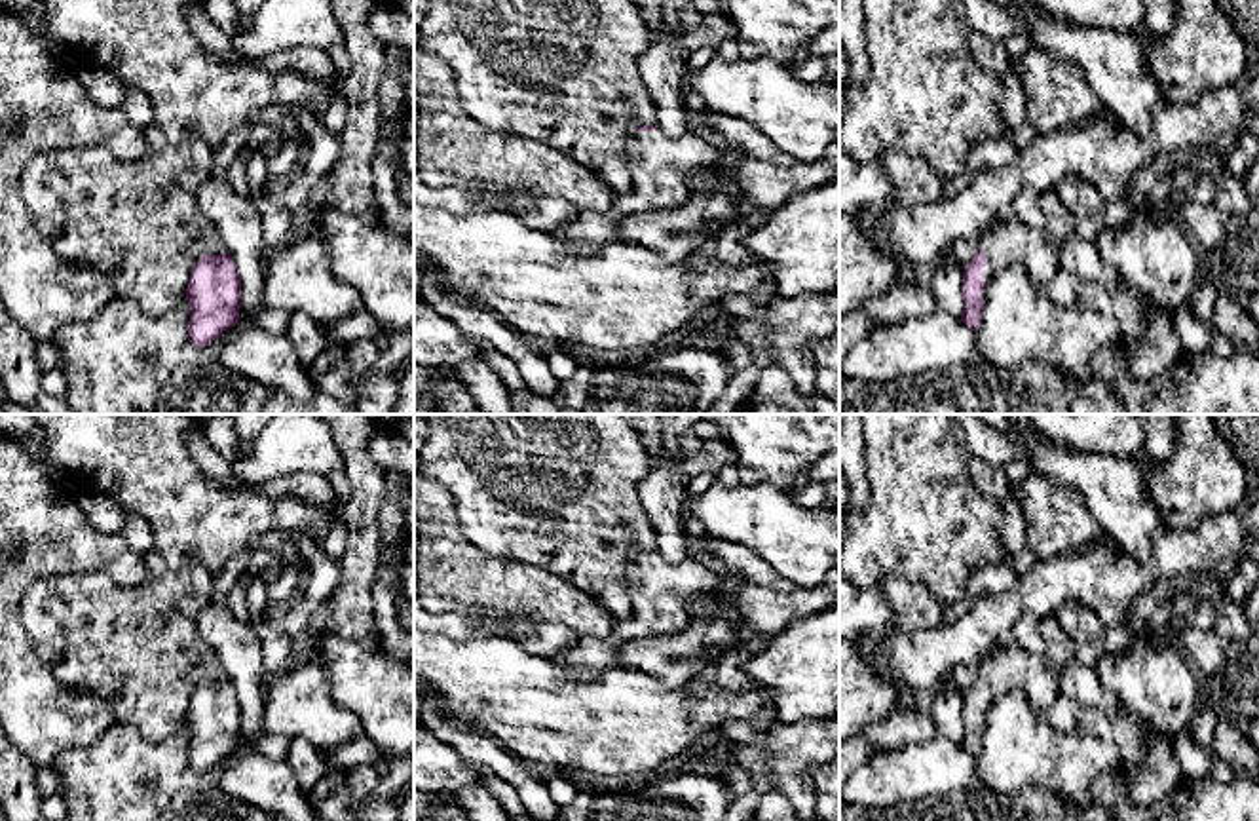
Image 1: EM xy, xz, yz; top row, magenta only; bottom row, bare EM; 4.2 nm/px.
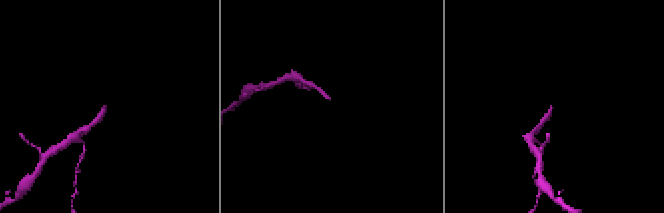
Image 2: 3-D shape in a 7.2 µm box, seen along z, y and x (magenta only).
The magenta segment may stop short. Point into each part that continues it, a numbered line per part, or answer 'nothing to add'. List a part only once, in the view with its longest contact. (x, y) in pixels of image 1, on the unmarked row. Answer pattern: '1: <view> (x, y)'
1: yz (1005, 668)

